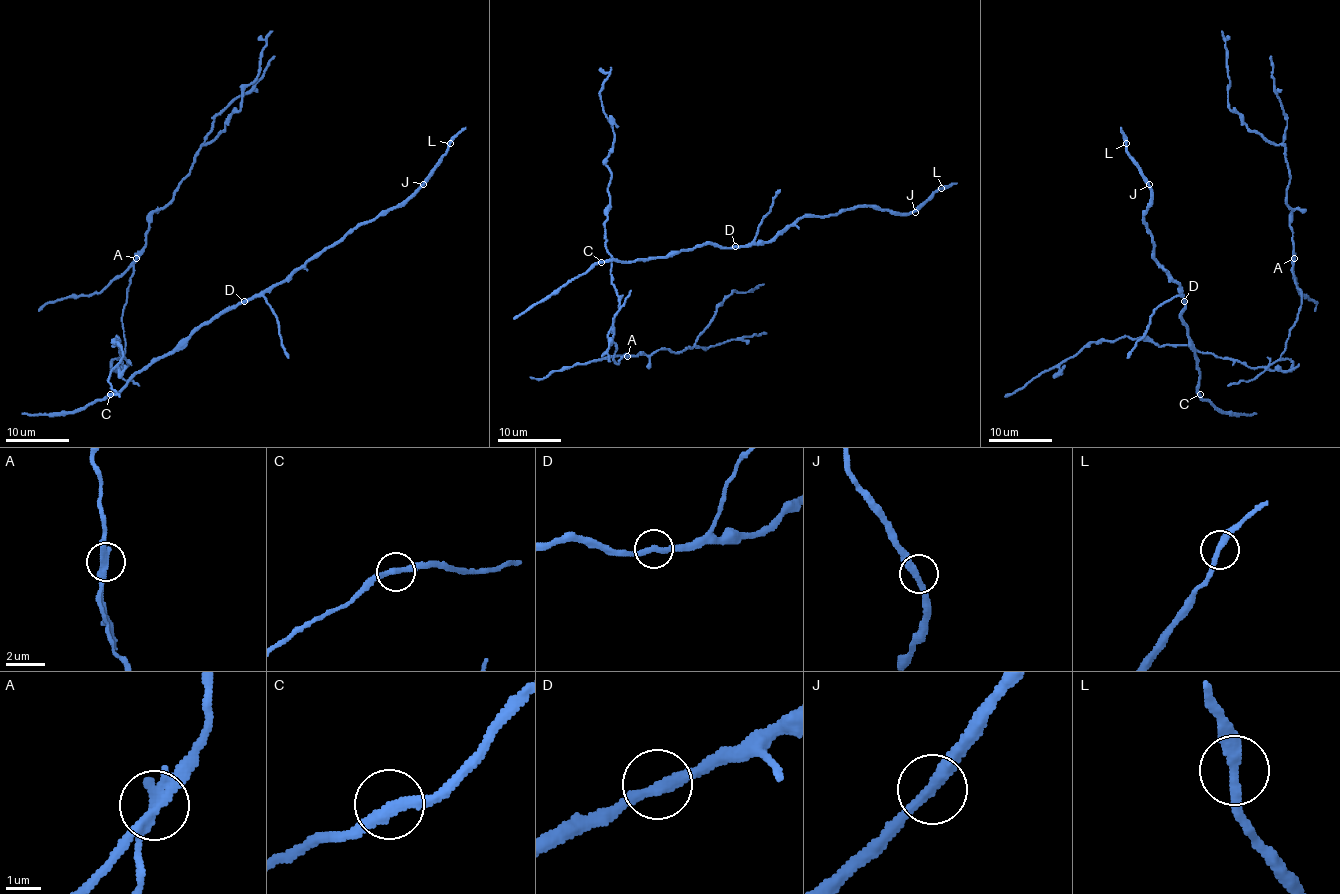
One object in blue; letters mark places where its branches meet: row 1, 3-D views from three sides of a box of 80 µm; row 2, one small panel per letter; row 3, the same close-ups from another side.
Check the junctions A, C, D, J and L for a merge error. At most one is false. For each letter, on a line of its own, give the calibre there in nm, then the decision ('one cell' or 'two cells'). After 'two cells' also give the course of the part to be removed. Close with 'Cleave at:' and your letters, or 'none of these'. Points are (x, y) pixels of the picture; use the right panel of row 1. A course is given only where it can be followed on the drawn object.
A: calibre 320 nm; two cells; course (1294, 258), (1297, 320), (1285, 351), (1266, 367), (1122, 337), (1083, 346), (1006, 397)
C: calibre 320 nm; one cell
D: calibre 300 nm; one cell
J: calibre 320 nm; one cell
L: calibre 320 nm; one cell
Cleave at: A

